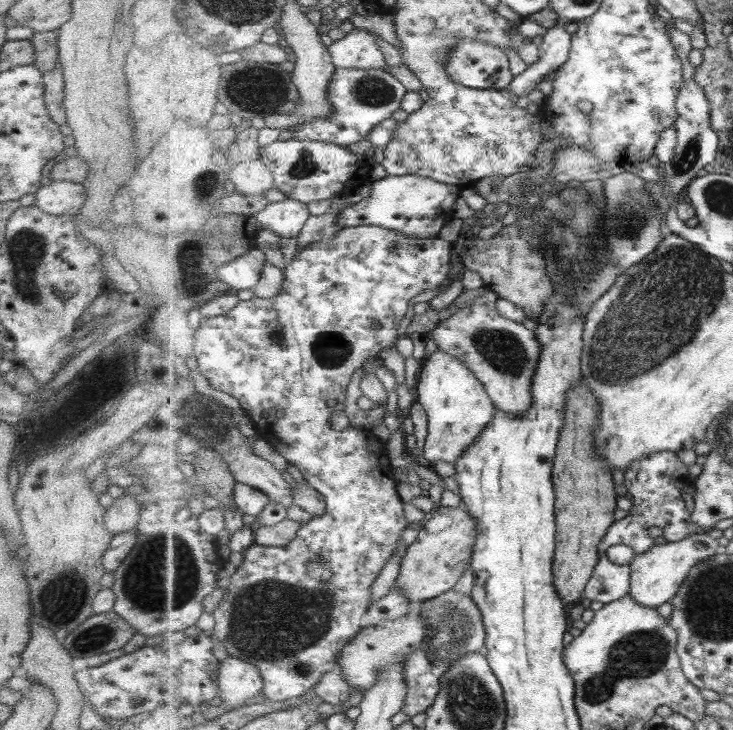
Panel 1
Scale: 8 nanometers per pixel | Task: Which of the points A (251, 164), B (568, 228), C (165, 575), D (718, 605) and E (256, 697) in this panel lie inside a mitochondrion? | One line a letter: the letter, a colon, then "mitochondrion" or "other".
A: other
B: mitochondrion
C: mitochondrion
D: mitochondrion
E: other

